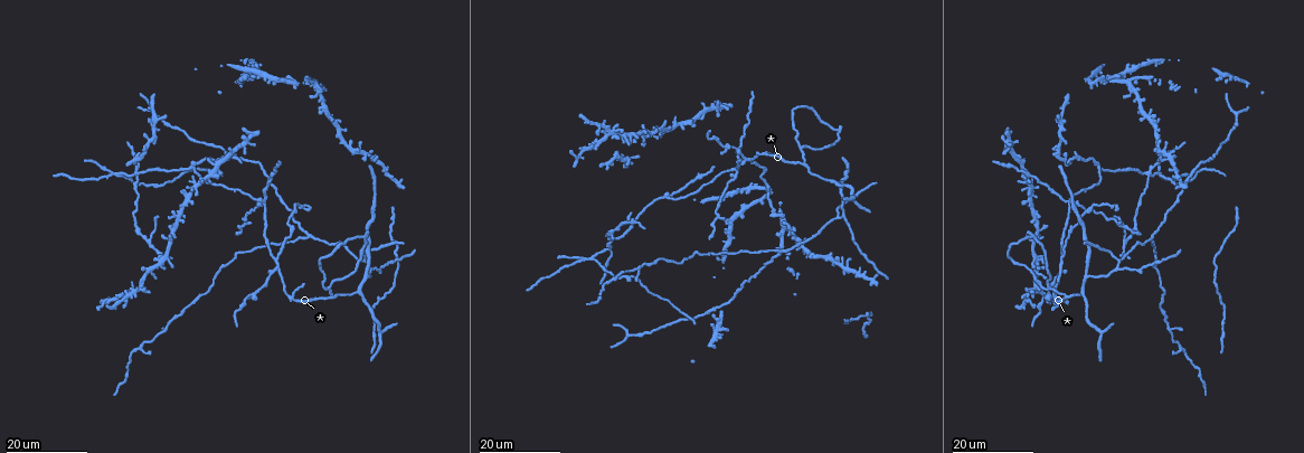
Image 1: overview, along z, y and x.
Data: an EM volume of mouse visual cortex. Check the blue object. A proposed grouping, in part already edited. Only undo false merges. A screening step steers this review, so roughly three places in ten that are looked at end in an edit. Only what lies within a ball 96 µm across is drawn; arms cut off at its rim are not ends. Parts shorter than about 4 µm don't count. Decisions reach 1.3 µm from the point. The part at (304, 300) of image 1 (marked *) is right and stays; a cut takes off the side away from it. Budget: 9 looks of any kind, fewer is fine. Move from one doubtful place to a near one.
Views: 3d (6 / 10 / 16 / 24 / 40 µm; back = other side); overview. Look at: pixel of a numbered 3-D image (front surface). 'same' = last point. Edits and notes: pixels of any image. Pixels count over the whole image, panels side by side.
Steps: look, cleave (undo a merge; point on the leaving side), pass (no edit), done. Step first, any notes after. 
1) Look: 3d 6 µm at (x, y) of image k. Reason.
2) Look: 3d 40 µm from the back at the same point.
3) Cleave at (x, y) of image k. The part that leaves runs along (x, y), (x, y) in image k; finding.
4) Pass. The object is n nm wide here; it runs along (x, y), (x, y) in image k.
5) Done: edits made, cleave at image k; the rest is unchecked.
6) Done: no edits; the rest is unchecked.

Look: 3d 16 µm at (806, 163) of image 1. A fork.

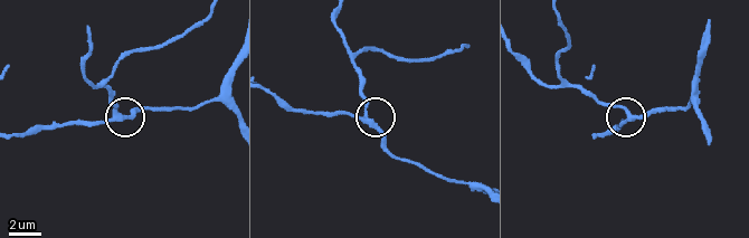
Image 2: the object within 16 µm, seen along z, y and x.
Look: 3d 6 µm at (628, 110) of image 2.

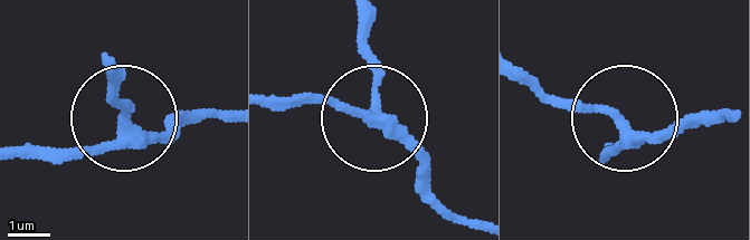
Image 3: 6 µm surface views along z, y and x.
Pass. 3 arms meet here; it runs along (269, 95), (369, 113), (377, 70), (366, 20) in image 3; continuous, no second neuron.

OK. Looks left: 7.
Look: 3d 16 µm at (1056, 295) of image 1.

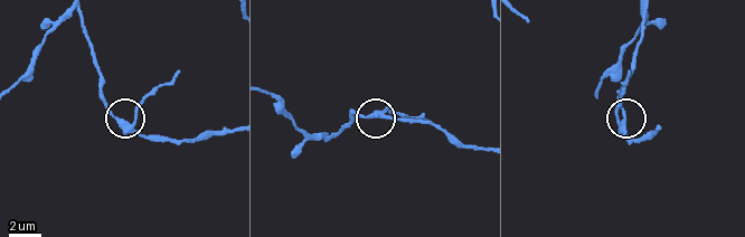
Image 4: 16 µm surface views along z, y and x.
Look: 3d 6 µm at (378, 112) of image 4.

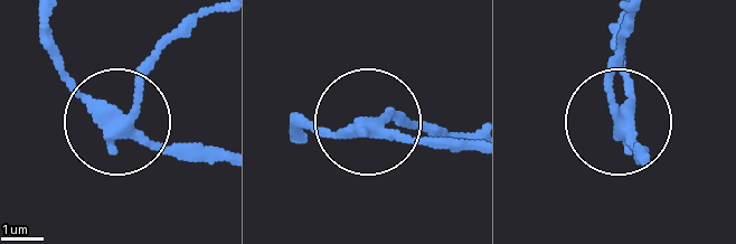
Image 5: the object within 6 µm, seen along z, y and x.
Cleave at (152, 68) of image 5. The object is 300 nm wide here; the part that leaves runs along (123, 125), (144, 65), (208, 16) in image 5; two neurons meet here.

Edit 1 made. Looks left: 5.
Look: overview.

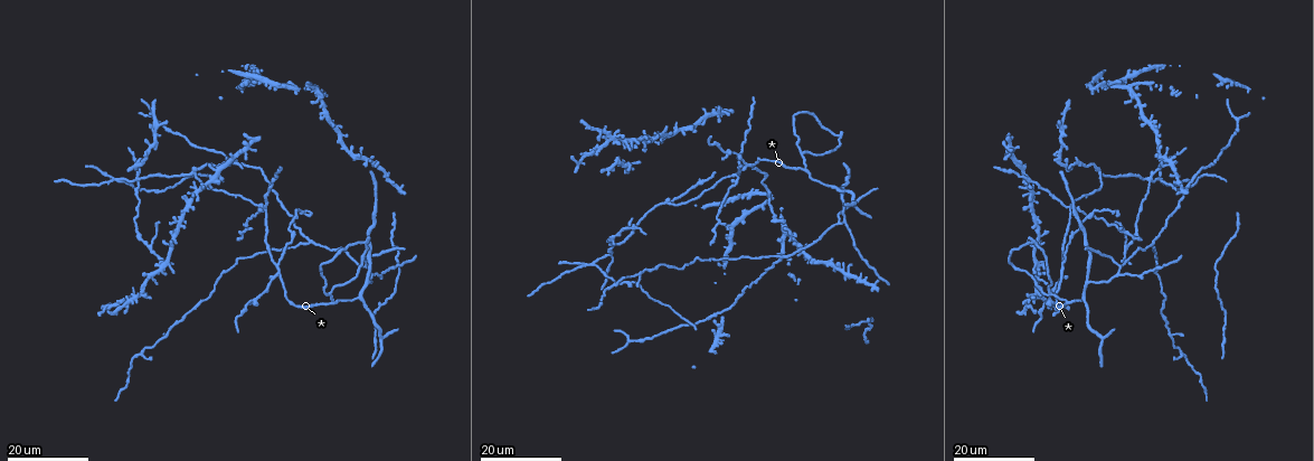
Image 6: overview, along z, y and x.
Look: 3d 16 µm at (663, 202) of image 6. Branch point.

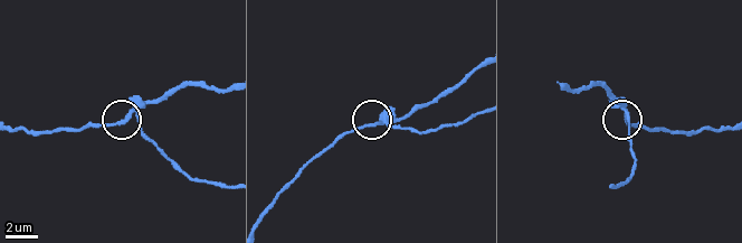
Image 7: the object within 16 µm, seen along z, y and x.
Look: 3d 10 µm at (124, 116) of image 7. Zoom in.

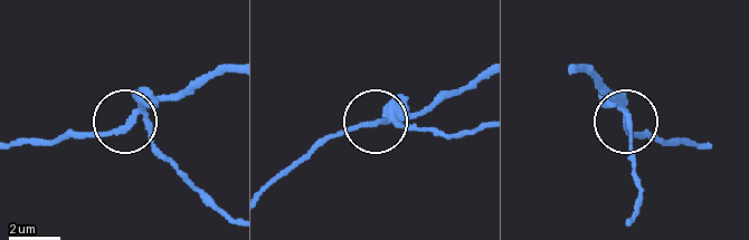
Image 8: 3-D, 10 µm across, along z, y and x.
Cleave at (180, 90) of image 8. The part that leaves runs along (144, 104), (102, 134), (19, 142) in image 8; a second neuron is stuck on.

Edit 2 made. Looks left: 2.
Done: edits made, cleave at image 5, cleave at image 8; the rest is unchecked.

